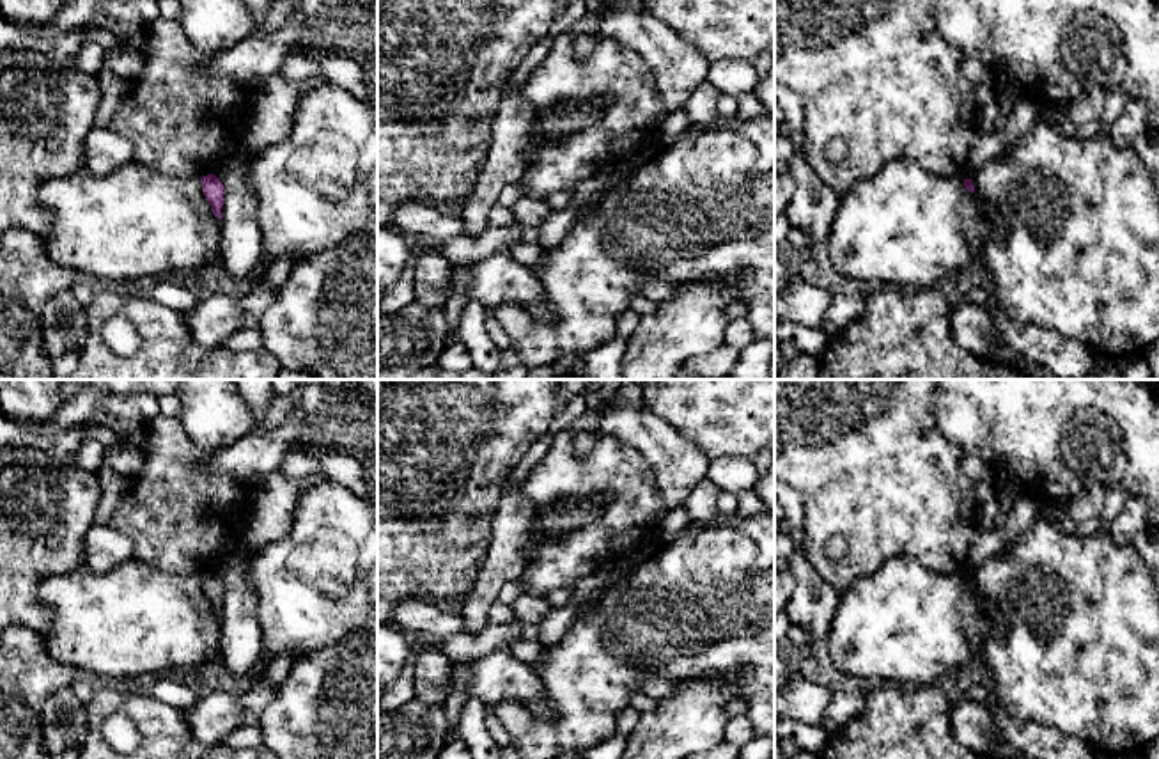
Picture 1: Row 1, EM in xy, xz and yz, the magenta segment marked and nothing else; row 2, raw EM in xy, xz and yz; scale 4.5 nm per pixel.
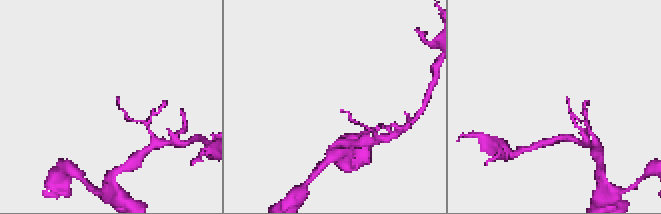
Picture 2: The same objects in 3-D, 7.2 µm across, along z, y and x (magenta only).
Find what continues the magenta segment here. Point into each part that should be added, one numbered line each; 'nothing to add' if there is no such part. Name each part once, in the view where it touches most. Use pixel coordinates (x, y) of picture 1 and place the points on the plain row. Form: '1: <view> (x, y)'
nothing to add

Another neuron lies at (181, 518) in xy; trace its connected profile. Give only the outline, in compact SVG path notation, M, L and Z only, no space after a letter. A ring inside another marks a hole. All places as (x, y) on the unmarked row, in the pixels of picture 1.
M158 415L144 424L144 470L126 484L121 507L110 527L133 541L133 559L172 575L202 575L214 571L220 557L243 537L250 511L252 486L209 470L211 452L200 449L177 417Z

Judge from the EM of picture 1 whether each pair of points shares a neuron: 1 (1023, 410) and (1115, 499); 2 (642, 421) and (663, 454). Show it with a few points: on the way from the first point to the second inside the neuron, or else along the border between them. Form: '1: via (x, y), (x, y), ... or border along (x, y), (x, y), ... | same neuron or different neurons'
1: border along (1122, 485), (1129, 493) | different neurons
2: via (645, 430), (661, 446) | same neuron

